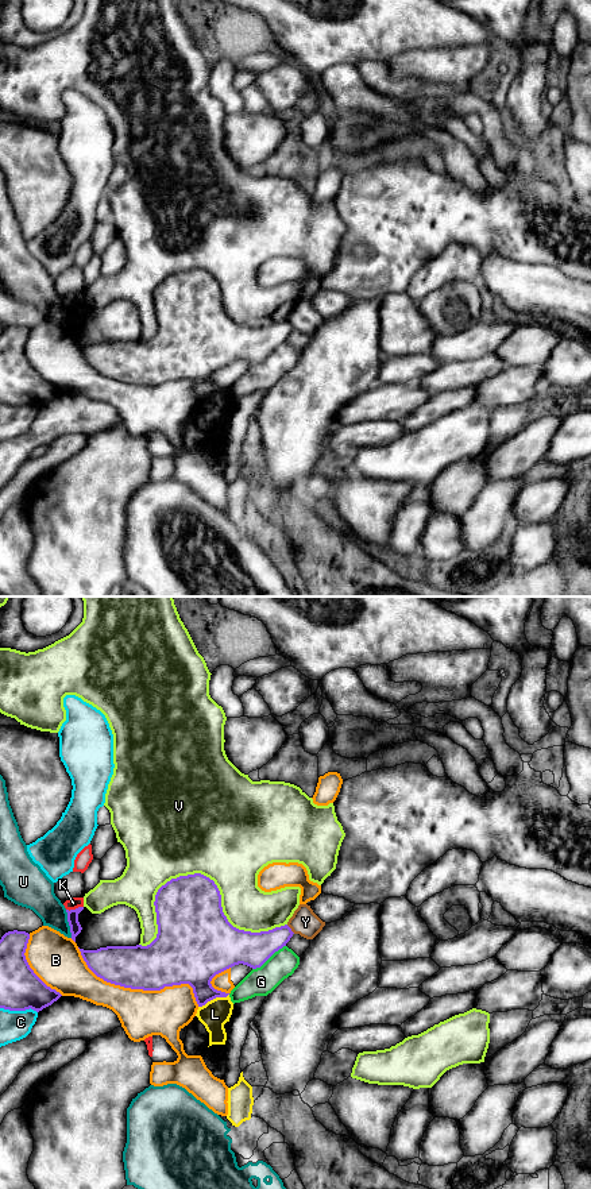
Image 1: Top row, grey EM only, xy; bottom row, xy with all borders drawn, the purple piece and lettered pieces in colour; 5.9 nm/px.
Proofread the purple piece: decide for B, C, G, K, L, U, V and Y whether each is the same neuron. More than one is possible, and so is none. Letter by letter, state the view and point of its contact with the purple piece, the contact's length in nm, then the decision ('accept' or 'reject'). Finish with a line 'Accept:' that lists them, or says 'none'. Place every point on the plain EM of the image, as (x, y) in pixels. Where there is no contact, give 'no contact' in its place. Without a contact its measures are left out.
B: contact xy (139, 383); length 800 nm; reject
C: contact xy (19, 405); length 220 nm; reject
G: contact xy (269, 352); length 240 nm; reject
K: contact xy (74, 305); length 110 nm; reject
L: contact xy (213, 393); length 200 nm; reject
U: contact xy (69, 319); length 170 nm; reject
V: contact xy (203, 270); length 900 nm; reject
Y: contact xy (290, 324); length 80 nm; reject
Accept: none

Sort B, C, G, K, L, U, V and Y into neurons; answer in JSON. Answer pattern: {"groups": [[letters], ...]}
{"groups": [["B"], ["C"], ["G"], ["K"], ["L"], ["U"], ["V"], ["Y"]]}

